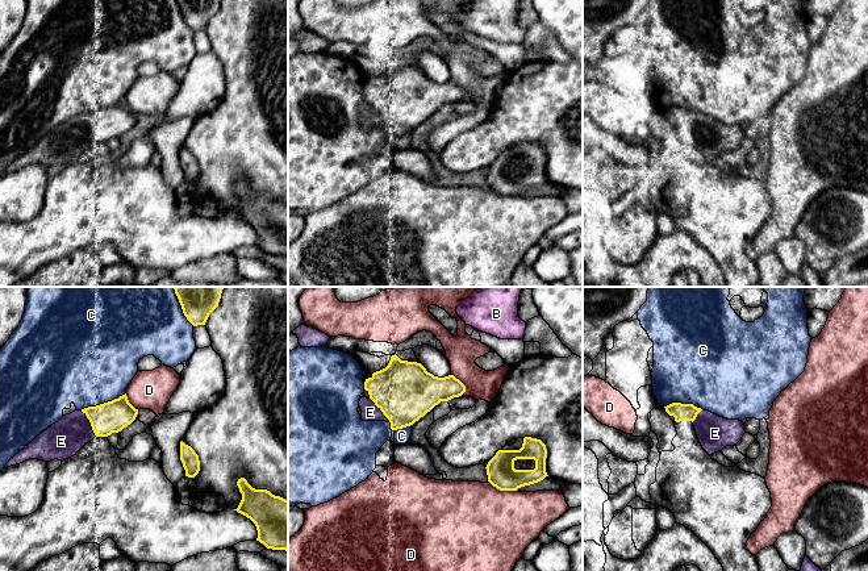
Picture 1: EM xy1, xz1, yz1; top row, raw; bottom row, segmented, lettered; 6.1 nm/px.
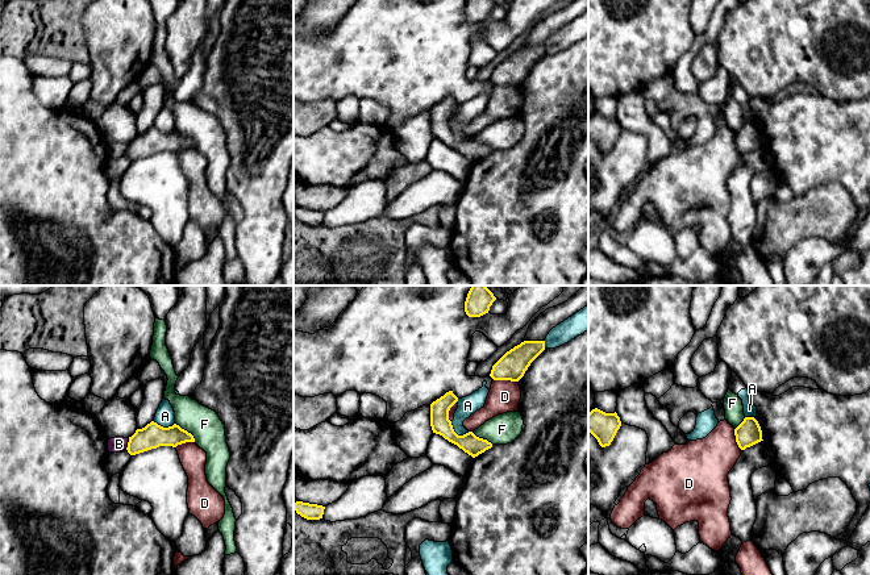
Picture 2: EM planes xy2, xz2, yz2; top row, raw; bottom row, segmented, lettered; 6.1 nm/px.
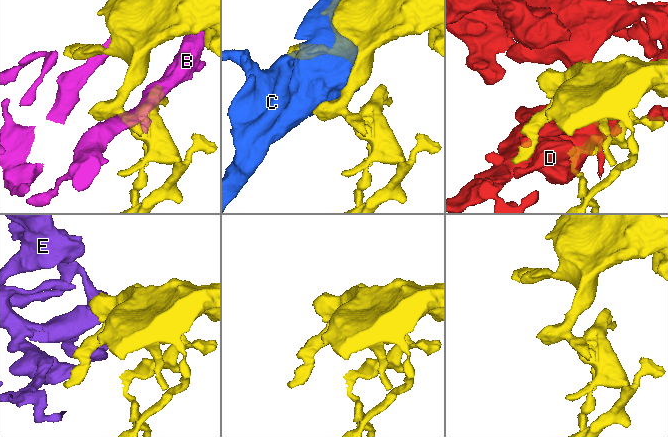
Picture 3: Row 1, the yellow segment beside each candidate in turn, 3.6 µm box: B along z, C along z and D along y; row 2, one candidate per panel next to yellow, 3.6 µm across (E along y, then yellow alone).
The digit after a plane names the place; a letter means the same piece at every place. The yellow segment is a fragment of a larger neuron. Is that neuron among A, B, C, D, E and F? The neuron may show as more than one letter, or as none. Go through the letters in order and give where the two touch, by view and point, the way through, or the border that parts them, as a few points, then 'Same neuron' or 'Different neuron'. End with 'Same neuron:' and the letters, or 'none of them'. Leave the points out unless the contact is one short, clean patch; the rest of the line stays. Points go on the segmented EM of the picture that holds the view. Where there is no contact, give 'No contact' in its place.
A: Touches yellow at xz2 (456, 433). Different neuron
B: Touches yellow at xy2 (128, 444). Different neuron
C: Touches yellow at xy1 (104, 403). Different neuron
D: Touches yellow at xz1 (503, 490). Different neuron
E: Touches yellow at xy1 (91, 424). Same neuron
F: Touches yellow at xy2 (186, 430). Different neuron
Same neuron: E

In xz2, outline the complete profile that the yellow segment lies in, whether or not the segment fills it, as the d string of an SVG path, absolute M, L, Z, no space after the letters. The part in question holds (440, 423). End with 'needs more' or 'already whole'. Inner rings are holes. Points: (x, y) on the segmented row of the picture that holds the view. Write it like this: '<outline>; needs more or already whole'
M453 391L446 392L444 396L430 404L430 426L433 433L442 436L449 442L457 445L473 458L492 447L487 439L476 437L473 432L458 436L449 420L450 408L458 401Z; already whole

